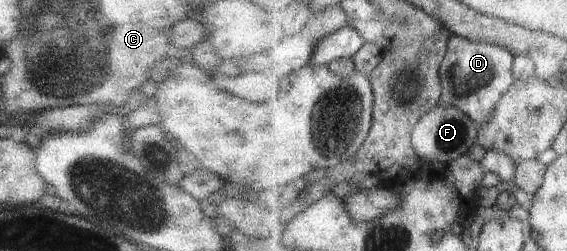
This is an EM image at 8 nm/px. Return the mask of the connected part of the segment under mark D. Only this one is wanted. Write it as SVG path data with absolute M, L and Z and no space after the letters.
M453 35L448 40L448 52L441 66L441 105L457 106L479 126L491 124L495 108L515 83L515 56L505 46Z

